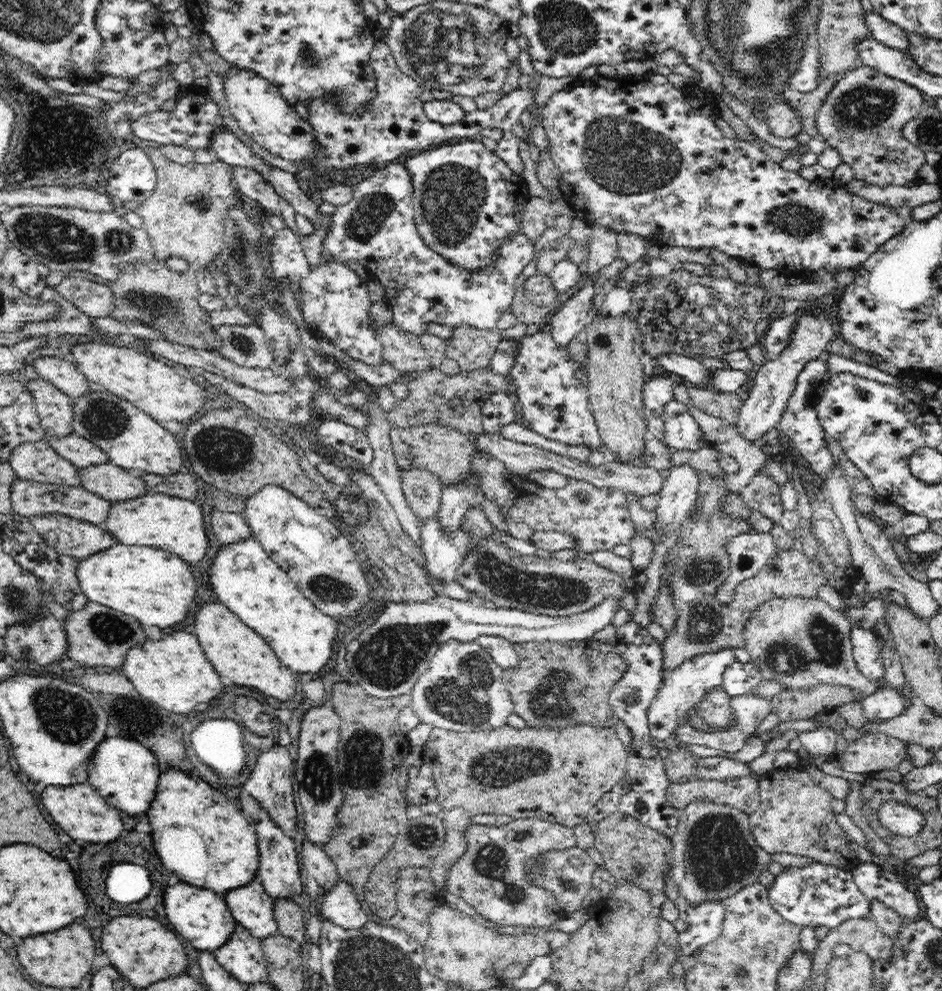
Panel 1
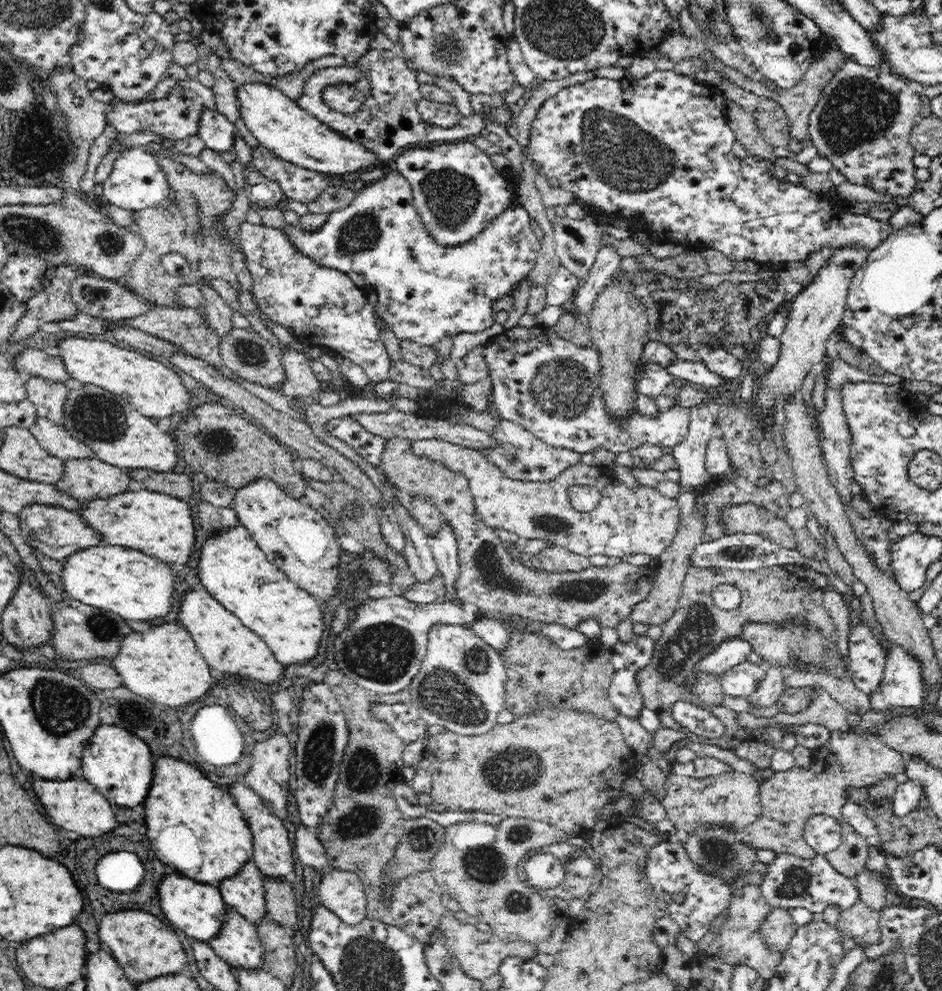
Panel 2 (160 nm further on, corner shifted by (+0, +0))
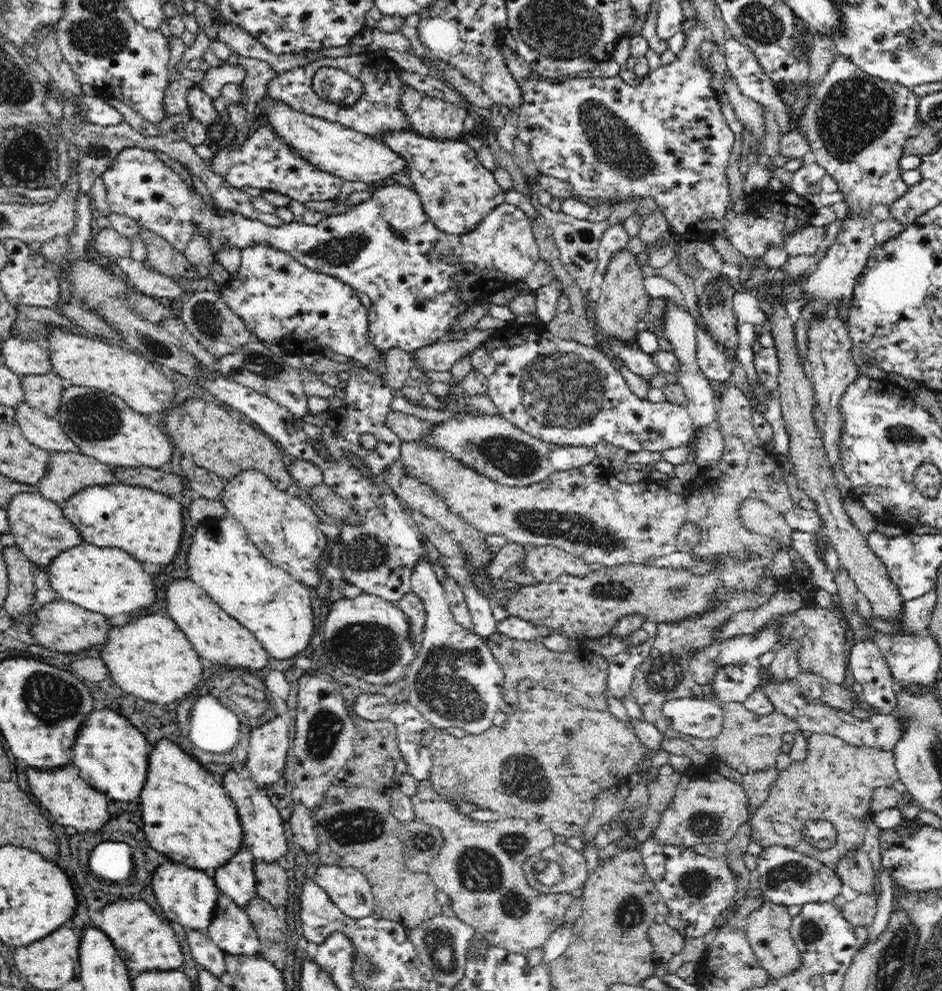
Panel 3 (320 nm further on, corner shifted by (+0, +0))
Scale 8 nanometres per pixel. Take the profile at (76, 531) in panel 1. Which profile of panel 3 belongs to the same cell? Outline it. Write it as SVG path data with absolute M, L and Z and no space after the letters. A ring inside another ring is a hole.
M40 493L16 495L7 511L15 544L29 557L29 560L33 560L40 566L48 567L62 552L86 544L82 533L65 515L61 503L48 500Z

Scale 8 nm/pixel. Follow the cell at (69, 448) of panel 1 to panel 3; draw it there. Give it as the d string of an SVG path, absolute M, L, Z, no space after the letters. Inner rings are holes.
M20 403L16 423L24 436L33 444L49 453L78 453L78 445L70 440L55 417L49 418L36 411L28 403Z

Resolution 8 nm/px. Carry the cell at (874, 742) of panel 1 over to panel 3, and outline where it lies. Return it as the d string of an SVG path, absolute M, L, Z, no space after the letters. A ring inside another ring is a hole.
M827 732L811 733L808 742L807 758L803 762L793 762L788 768L779 771L777 779L772 782L770 792L766 800L756 808L750 819L750 836L752 842L760 844L764 848L771 846L783 846L793 851L802 853L810 858L819 860L832 870L836 870L838 863L849 853L862 851L865 827L862 818L871 813L868 810L870 798L874 788L878 786L892 786L893 782L901 780L897 771L895 755L893 751L884 751L877 747L862 747L847 744L843 739ZM812 818L825 818L835 824L839 839L838 844L830 850L820 851L810 847L802 837L802 826L806 820Z

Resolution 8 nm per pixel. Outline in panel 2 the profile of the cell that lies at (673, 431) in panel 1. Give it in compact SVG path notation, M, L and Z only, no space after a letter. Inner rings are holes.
M534 326L529 329L525 327L512 327L511 329L503 329L503 331L491 338L489 345L486 347L484 356L489 364L489 374L491 374L491 382L493 383L493 402L495 403L495 408L500 413L503 420L512 421L520 426L523 426L526 430L529 430L534 436L543 440L546 444L567 448L574 452L579 452L582 454L584 452L591 452L596 449L604 449L610 452L620 453L628 452L644 442L650 442L652 444L658 444L662 447L670 446L674 448L679 442L682 442L689 431L691 407L685 407L682 404L676 404L670 409L664 409L659 412L659 415L653 419L649 416L636 414L632 420L627 422L627 431L618 431L616 425L609 420L607 413L605 412L605 406L602 405L600 400L600 389L598 389L598 355L596 355L596 350L593 347L579 347L574 343L567 341L566 339L560 338L551 327Z

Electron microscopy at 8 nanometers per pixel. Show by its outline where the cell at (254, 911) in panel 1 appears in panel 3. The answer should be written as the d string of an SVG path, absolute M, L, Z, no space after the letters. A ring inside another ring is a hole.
M244 847L230 862L222 868L219 868L218 872L214 875L215 883L221 891L222 895L231 898L239 908L248 910L248 905L251 900L258 897L256 888L256 875L255 875L255 858L254 855Z

